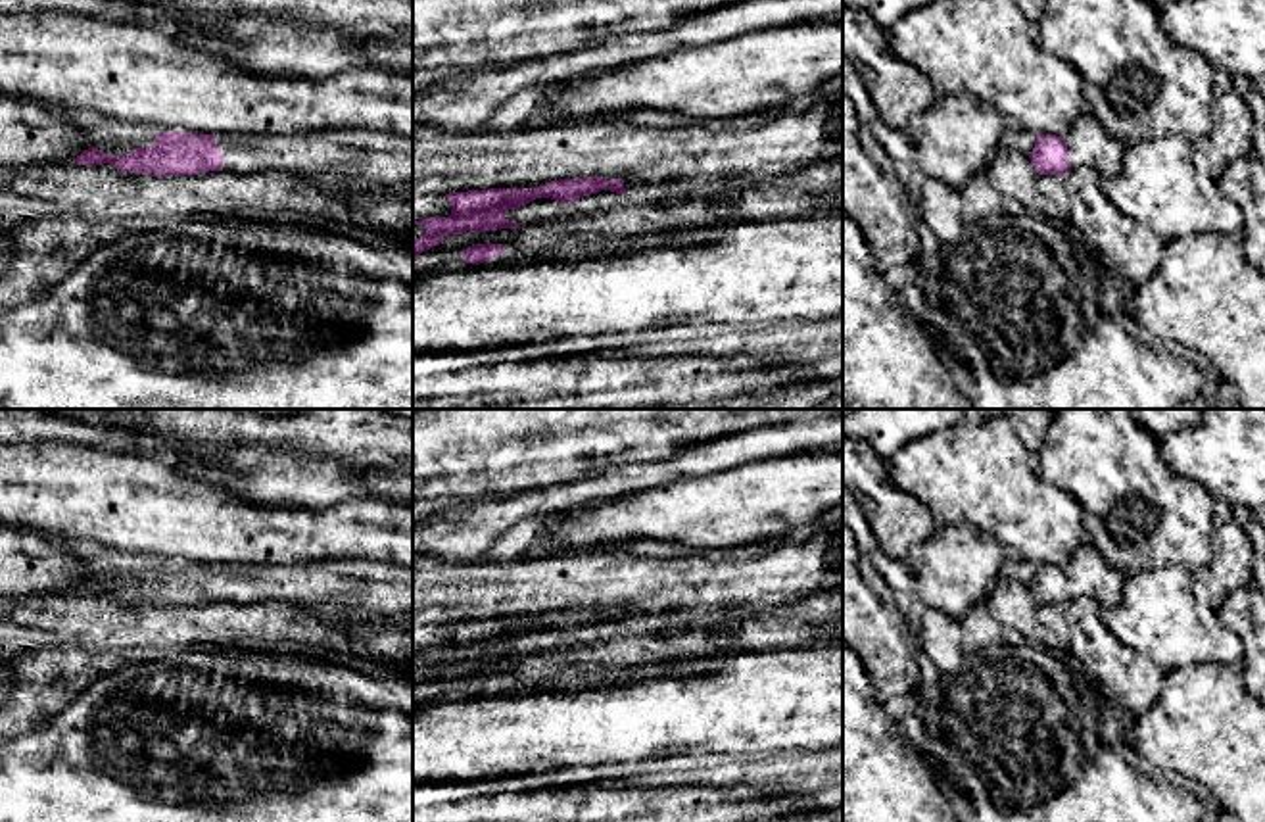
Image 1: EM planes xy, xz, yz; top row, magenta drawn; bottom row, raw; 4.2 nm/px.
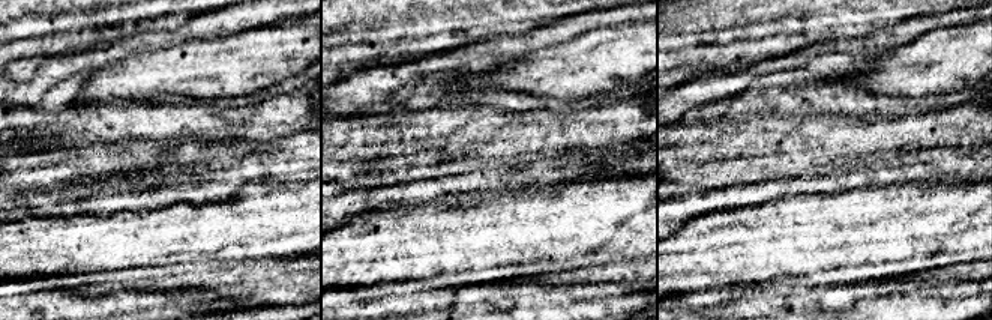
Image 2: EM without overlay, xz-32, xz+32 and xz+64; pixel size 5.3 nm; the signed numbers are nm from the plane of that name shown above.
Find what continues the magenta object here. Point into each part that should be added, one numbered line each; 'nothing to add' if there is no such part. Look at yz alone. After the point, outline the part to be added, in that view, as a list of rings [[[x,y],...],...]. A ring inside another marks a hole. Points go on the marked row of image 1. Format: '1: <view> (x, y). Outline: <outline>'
1: yz (1089, 143). Outline: [[[1085,109],[1065,134],[1069,167],[1094,167],[1102,177],[1113,177],[1121,169],[1127,144],[1115,138],[1094,115]]]

